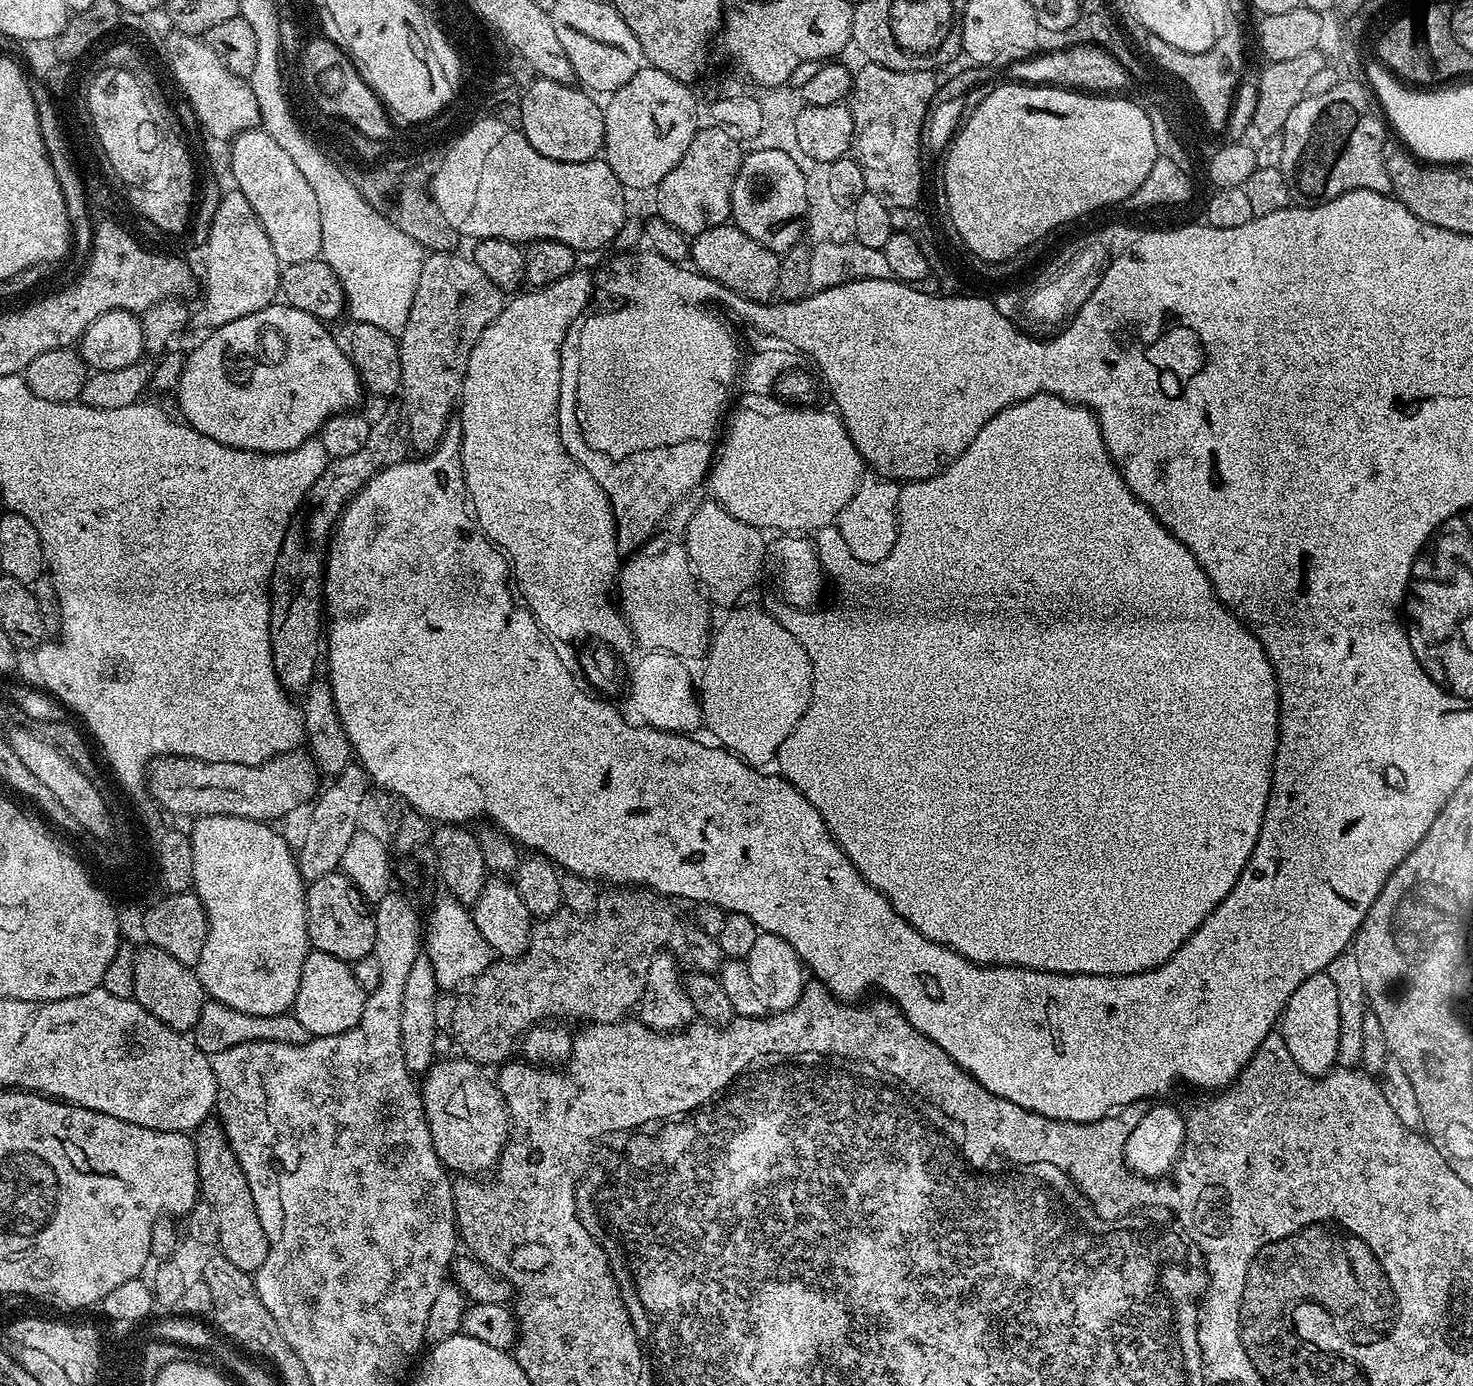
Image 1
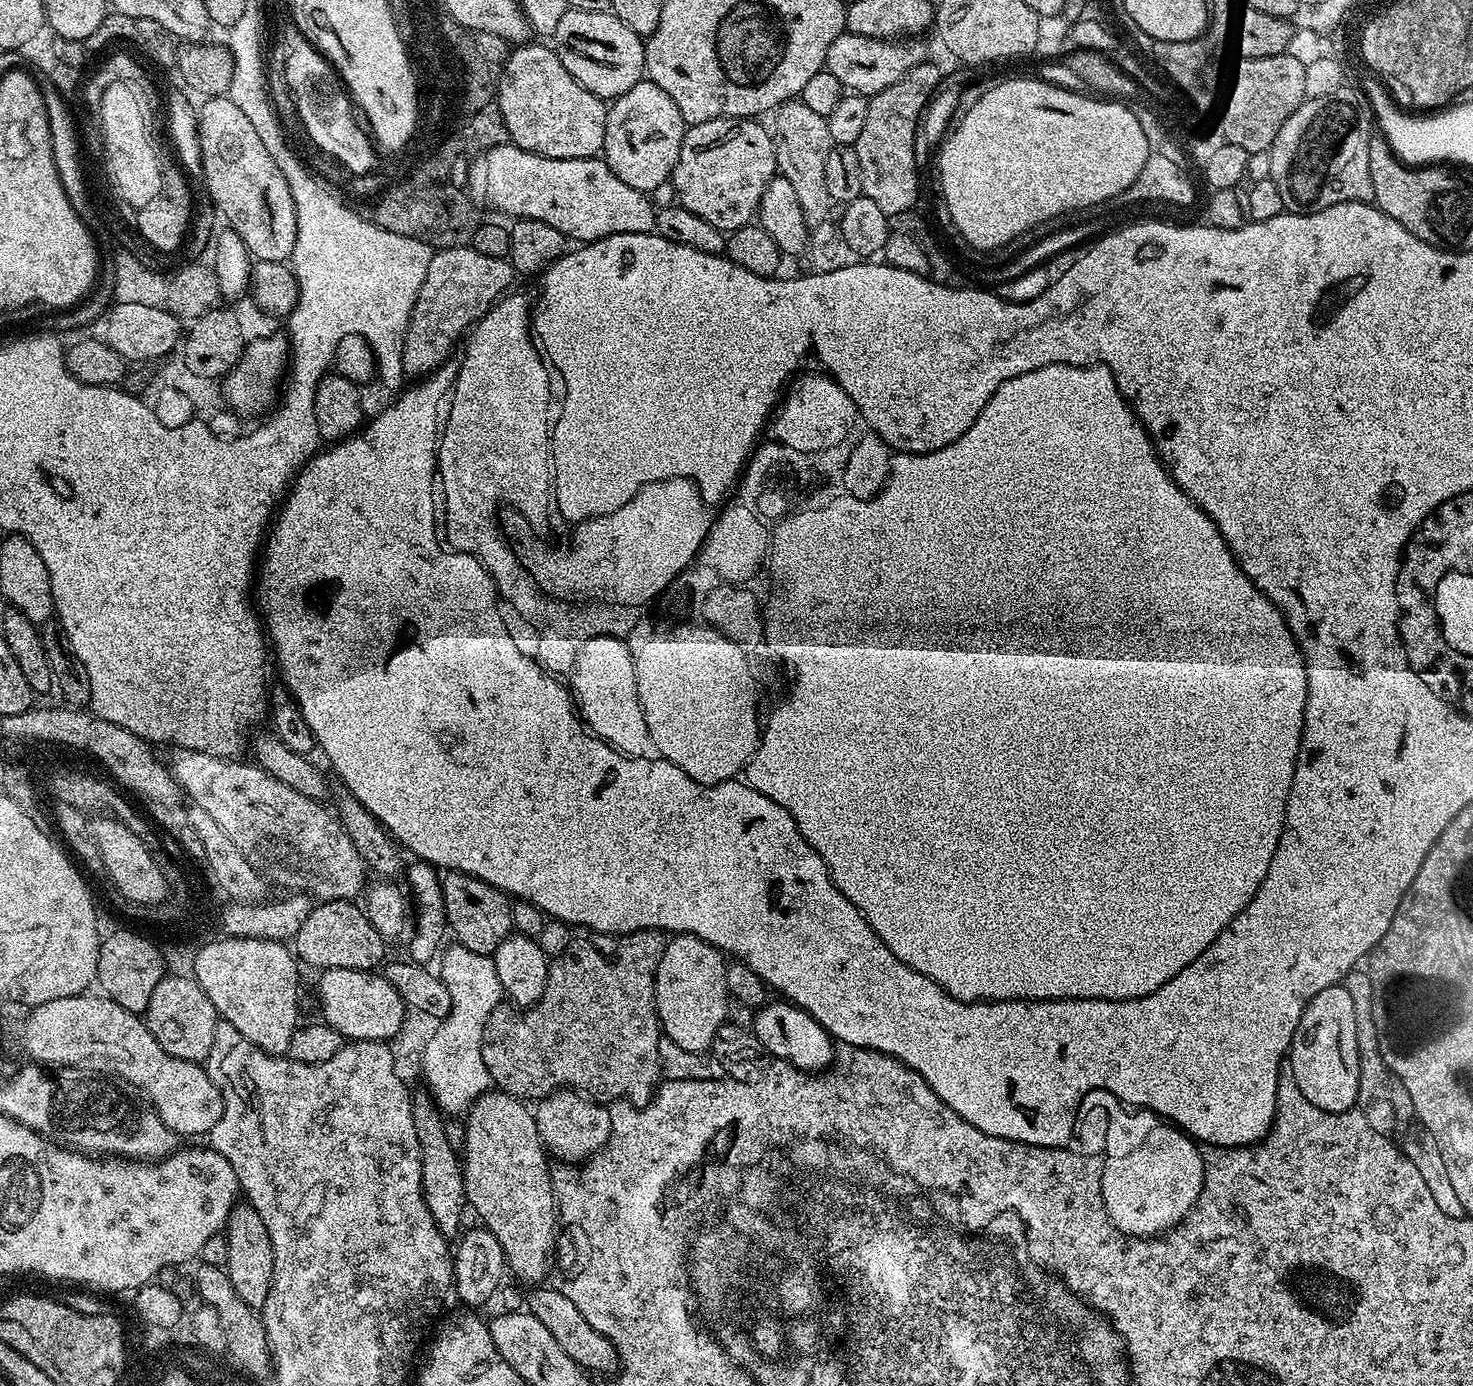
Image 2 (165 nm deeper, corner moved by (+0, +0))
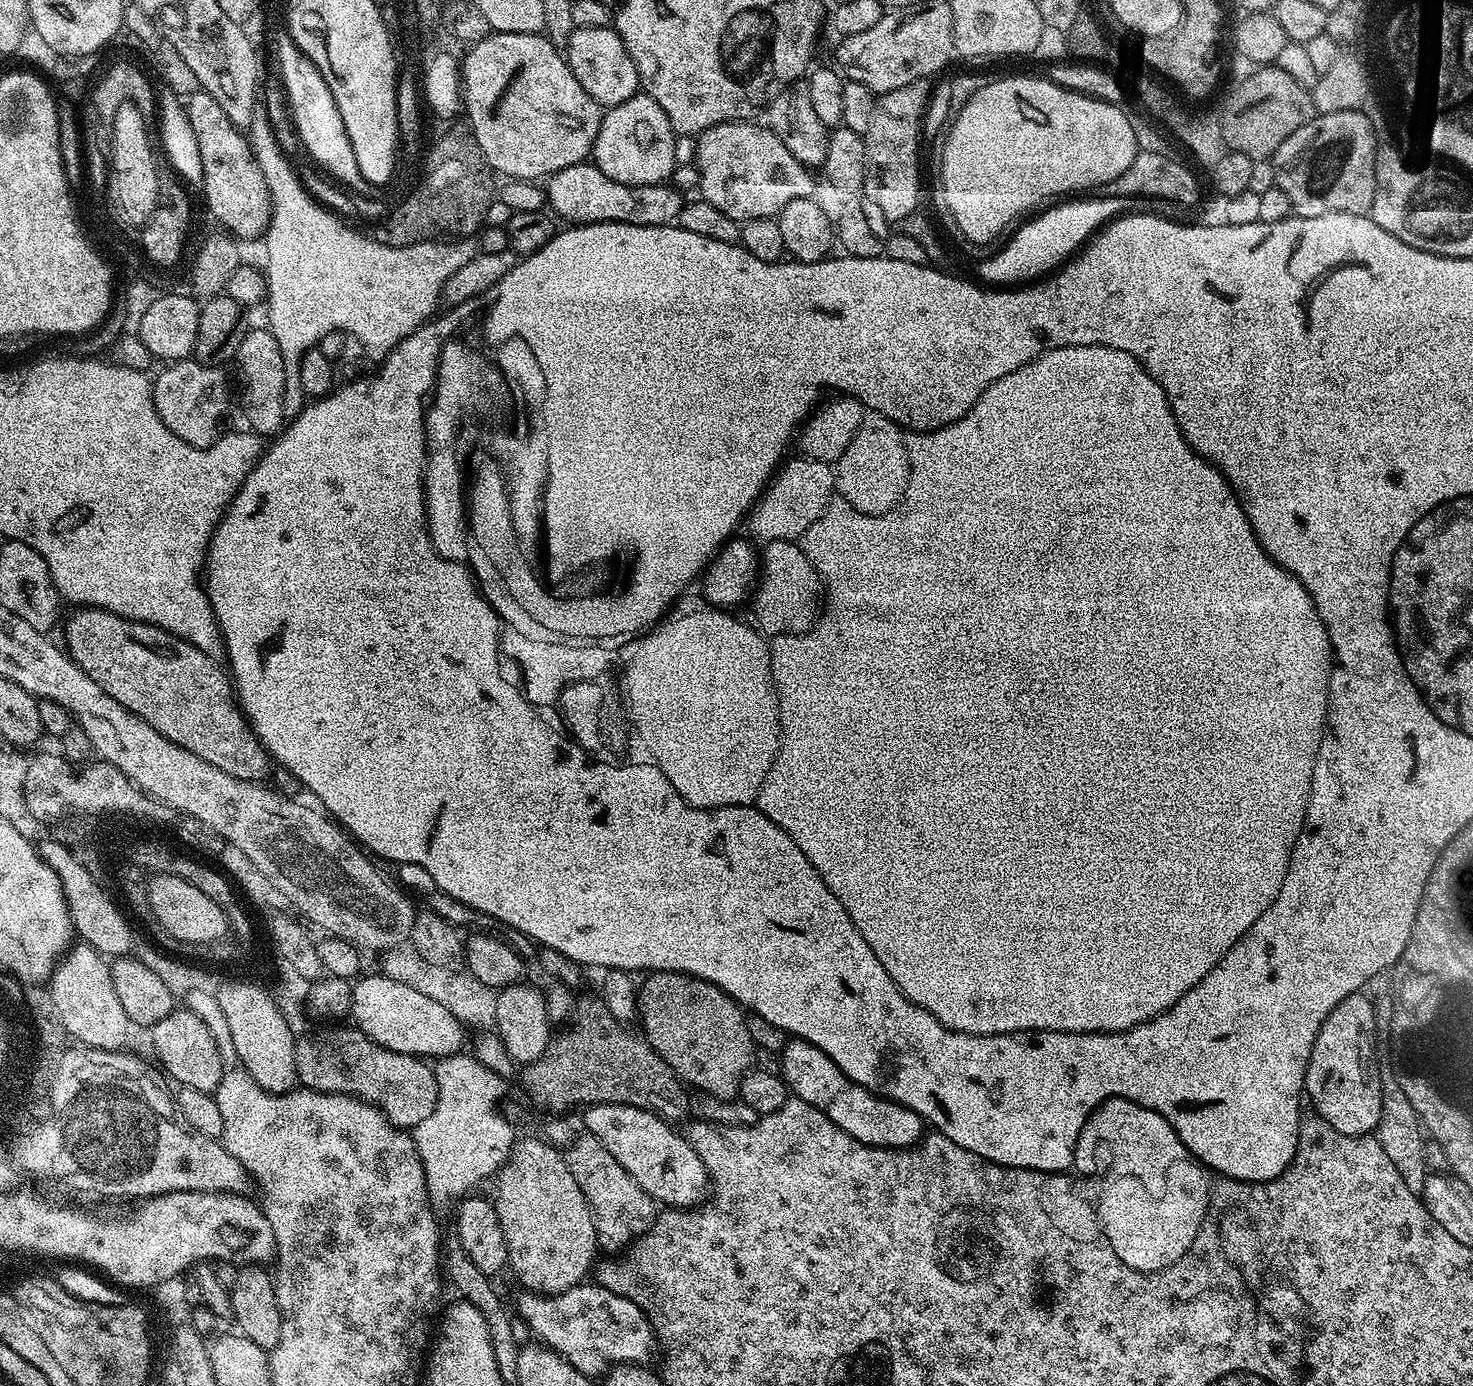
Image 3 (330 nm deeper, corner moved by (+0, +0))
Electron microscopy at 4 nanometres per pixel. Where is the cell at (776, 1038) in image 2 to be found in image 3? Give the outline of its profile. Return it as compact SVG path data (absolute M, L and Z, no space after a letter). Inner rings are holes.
M789 1039L779 1053L781 1064L780 1076L787 1085L787 1091L795 1099L806 1102L814 1110L826 1114L838 1130L850 1134L858 1142L871 1148L911 1148L920 1143L926 1132L926 1122L914 1110L903 1108L892 1100L866 1090L856 1084L836 1063L818 1046L805 1040Z

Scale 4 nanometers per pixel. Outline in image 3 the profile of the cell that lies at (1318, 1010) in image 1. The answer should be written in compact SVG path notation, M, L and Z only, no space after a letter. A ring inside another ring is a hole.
M1363 991L1350 994L1330 1010L1322 1022L1318 1036L1310 1050L1306 1074L1304 1075L1304 1092L1312 1099L1315 1115L1321 1116L1338 1134L1347 1136L1366 1136L1375 1133L1376 1123L1380 1117L1381 1093L1376 1093L1376 1084L1372 1081L1372 1047L1376 1044L1376 1010L1364 997Z

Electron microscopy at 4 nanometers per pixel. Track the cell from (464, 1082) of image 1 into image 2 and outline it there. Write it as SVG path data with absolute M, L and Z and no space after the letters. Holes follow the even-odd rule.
M489 1090L484 1095L479 1096L472 1107L468 1109L466 1113L466 1119L468 1121L464 1124L464 1148L462 1144L462 1163L464 1166L464 1178L465 1178L465 1198L467 1200L467 1207L474 1210L480 1215L479 1223L483 1227L488 1228L494 1234L494 1238L498 1238L498 1242L502 1242L502 1250L504 1251L504 1258L507 1267L520 1280L536 1280L532 1282L544 1282L549 1276L550 1269L554 1264L554 1253L558 1248L558 1205L556 1202L556 1189L552 1187L552 1173L553 1169L548 1168L549 1153L546 1151L546 1147L543 1141L540 1140L538 1126L536 1125L535 1118L533 1116L533 1109L529 1107L525 1101L511 1096L508 1092L502 1092L499 1090Z

